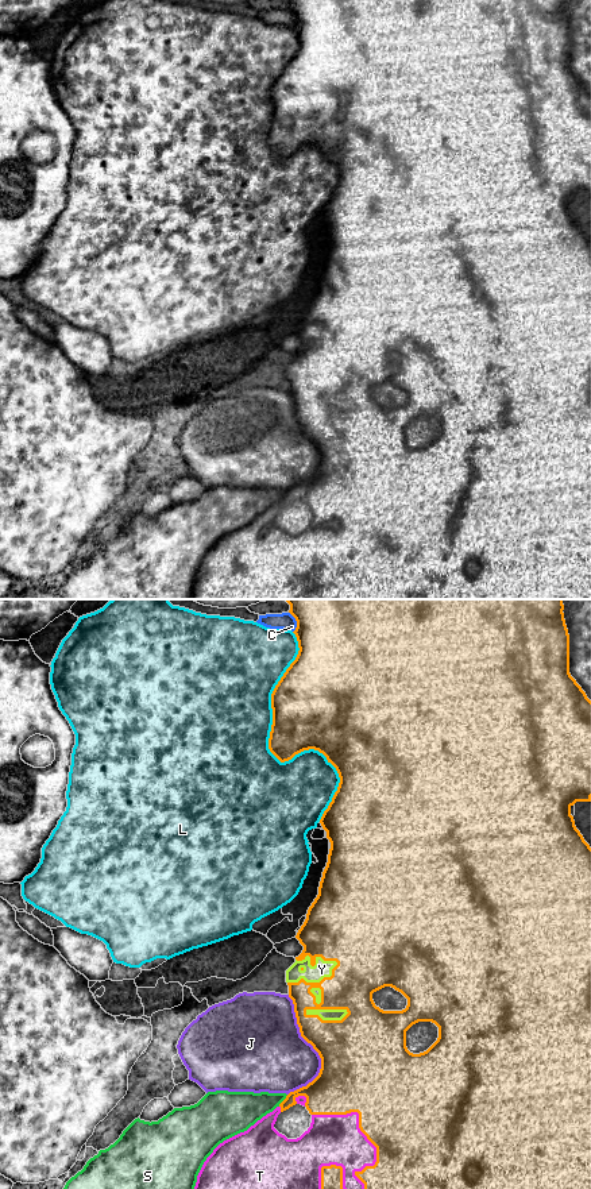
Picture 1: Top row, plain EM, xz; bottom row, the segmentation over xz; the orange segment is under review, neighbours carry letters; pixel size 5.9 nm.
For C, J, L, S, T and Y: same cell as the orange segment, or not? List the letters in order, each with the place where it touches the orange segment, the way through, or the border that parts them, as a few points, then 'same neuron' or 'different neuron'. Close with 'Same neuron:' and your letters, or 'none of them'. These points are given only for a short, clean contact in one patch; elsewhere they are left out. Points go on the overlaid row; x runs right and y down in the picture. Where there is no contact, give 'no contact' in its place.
C: xz (297, 622) | different neuron
J: xz (315, 1049) | different neuron
L: xz (270, 751) | different neuron
S: xz (284, 1100) | different neuron
T: xz (362, 1131) | same neuron
Y: xz (315, 983) | same neuron
Same neuron: T, Y

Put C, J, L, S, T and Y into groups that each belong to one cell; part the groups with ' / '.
C / J / L / S / T Y

